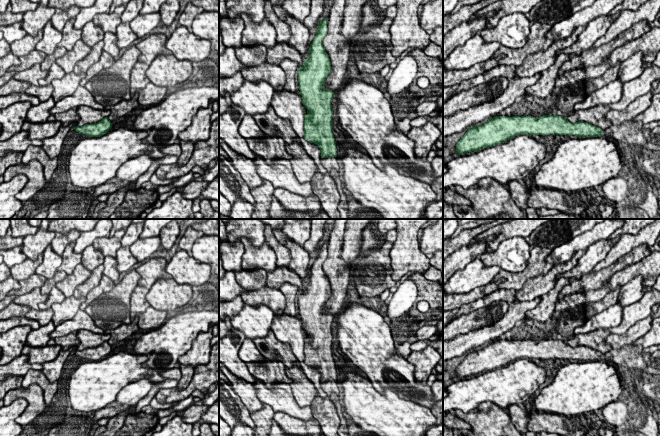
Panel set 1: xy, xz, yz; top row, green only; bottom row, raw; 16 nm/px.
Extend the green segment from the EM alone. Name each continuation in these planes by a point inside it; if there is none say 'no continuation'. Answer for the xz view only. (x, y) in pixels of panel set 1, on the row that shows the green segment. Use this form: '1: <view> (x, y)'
1: xz (324, 186)

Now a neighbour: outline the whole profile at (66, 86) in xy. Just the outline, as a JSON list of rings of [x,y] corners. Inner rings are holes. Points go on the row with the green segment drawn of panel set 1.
[[[74,71],[65,74],[61,79],[54,79],[51,84],[54,88],[52,98],[55,102],[62,100],[67,96],[71,96],[75,93],[80,82],[85,78],[86,73],[76,74]]]

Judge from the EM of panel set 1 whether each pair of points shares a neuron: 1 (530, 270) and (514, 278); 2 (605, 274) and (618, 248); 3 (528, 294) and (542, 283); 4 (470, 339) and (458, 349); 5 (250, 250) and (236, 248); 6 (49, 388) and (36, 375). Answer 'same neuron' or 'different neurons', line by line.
1: same neuron
2: different neurons
3: same neuron
4: same neuron
5: different neurons
6: same neuron

